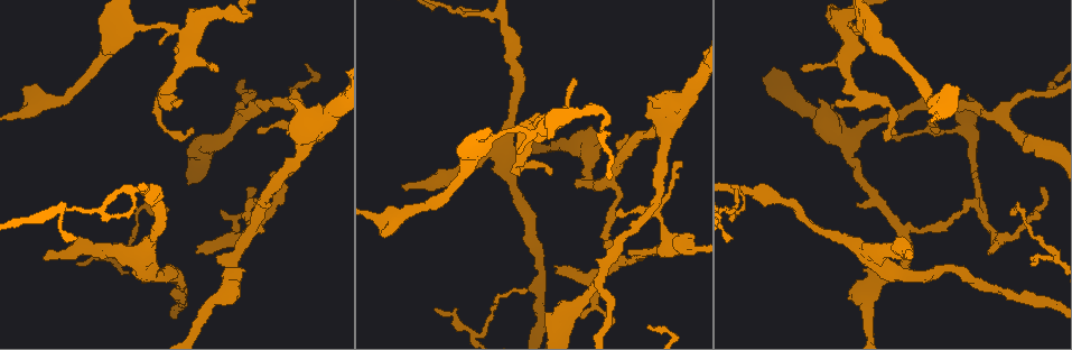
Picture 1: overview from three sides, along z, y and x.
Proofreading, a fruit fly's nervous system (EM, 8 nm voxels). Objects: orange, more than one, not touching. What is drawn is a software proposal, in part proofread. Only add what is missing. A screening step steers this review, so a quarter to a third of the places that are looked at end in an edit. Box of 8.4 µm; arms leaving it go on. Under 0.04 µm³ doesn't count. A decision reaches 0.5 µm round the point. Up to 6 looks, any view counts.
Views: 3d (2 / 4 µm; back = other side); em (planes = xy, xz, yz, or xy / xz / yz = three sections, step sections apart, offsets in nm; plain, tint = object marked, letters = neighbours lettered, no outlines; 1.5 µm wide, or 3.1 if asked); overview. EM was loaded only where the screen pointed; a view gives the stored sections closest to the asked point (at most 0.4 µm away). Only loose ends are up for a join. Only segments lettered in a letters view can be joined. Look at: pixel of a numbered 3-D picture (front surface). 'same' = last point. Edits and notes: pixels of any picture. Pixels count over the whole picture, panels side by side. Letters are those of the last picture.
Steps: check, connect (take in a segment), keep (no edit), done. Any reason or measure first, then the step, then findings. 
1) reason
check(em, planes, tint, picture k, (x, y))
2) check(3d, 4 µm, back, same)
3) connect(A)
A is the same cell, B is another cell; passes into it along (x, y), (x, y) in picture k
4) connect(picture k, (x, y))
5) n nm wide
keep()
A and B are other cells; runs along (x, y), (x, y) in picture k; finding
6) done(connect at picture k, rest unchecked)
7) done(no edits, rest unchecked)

check(em, planes, letters, picture 1, (402, 185))

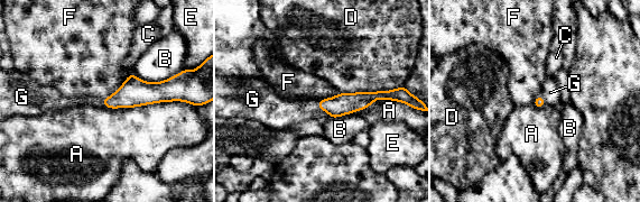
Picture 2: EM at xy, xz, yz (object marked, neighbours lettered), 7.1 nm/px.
connect(G)
G is the same cell, A, B, C, D, E and F are other cells; passes into it along (341, 104), (322, 109), (288, 113) in picture 2; it goes on there

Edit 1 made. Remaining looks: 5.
redraw
check(overview)

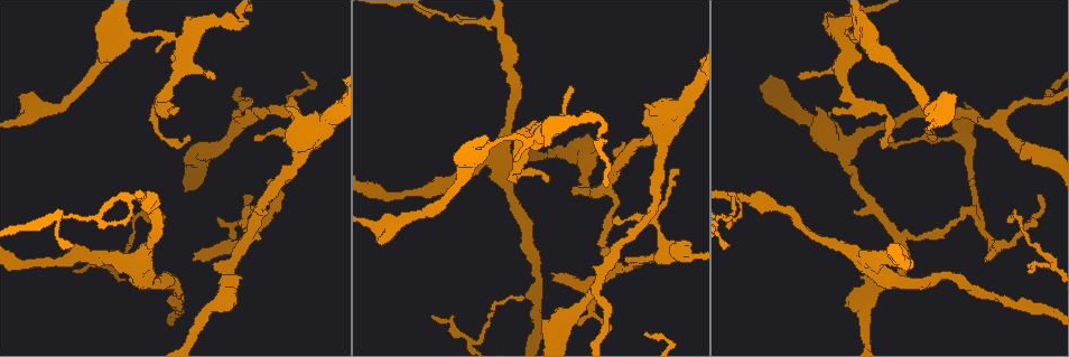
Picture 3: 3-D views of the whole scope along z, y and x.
thin end
check(3d, 2 µm, picture 3, (892, 140))

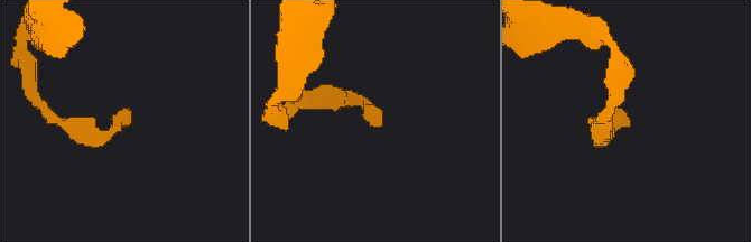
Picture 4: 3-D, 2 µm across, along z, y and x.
check(em, planes, plain, picture 4, (127, 124))

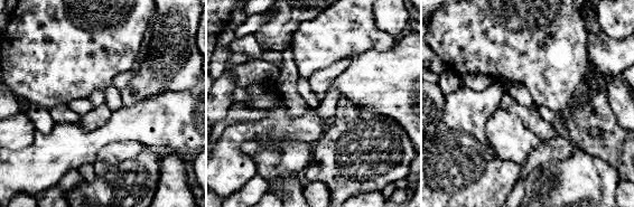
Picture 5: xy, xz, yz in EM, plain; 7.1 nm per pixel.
see the neighbours
check(em, planes, letters, same)

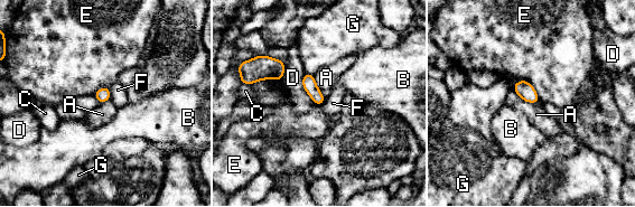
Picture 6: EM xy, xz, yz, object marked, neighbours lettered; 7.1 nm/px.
100 nm wide
keep()
A, B, C, D, E, F and G are other cells; no lettered segment goes on from it

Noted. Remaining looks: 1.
thin end
check(em, planes, letters, picture 3, (1034, 220))

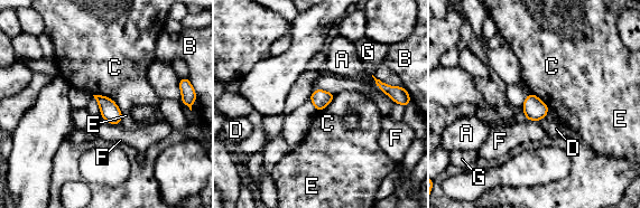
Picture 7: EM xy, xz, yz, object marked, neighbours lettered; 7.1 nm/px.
keep()
A, B, C, D, E, F and G are other cells; none of them fits

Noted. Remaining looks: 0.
done(connect at picture 2, rest unchecked)

